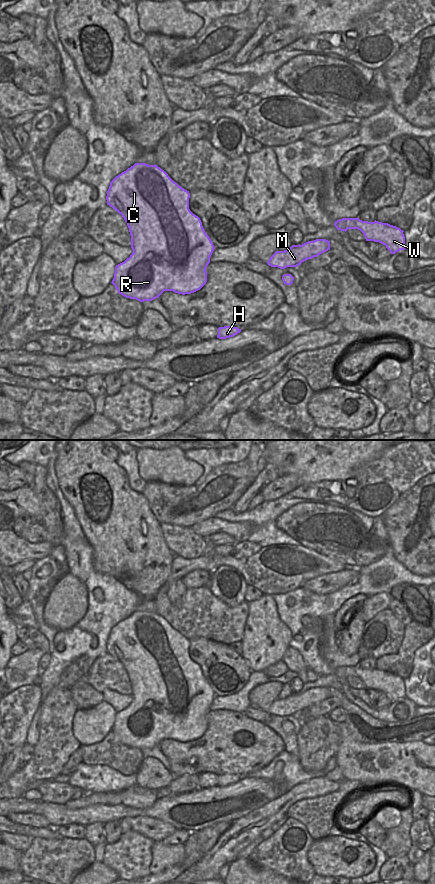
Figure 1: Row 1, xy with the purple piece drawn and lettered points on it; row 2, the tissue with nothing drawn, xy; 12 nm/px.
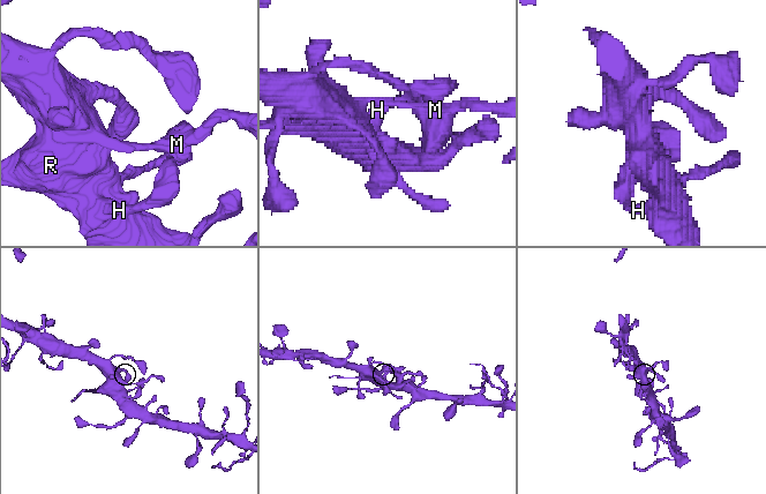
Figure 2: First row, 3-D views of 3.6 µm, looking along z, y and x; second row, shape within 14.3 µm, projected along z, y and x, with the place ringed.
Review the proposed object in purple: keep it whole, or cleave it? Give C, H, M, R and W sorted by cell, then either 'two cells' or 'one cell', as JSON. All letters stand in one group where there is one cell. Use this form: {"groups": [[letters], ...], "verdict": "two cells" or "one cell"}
{"groups": [["C", "H", "M", "R", "W"]], "verdict": "one cell"}

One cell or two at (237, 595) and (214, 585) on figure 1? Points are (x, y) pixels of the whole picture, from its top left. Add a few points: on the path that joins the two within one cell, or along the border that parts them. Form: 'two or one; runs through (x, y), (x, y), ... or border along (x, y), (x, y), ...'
one; runs through (231, 598), (224, 596), (220, 591)

